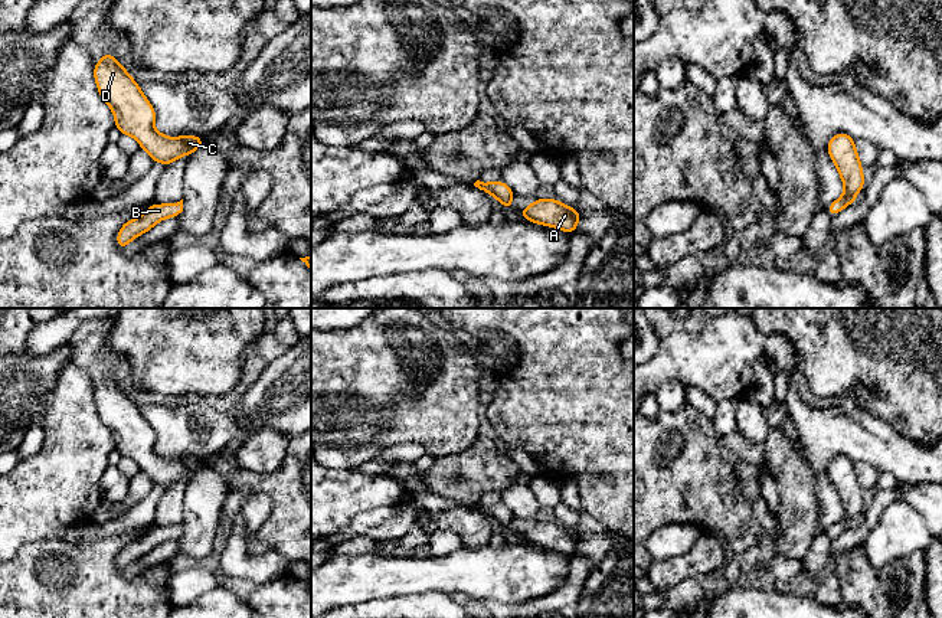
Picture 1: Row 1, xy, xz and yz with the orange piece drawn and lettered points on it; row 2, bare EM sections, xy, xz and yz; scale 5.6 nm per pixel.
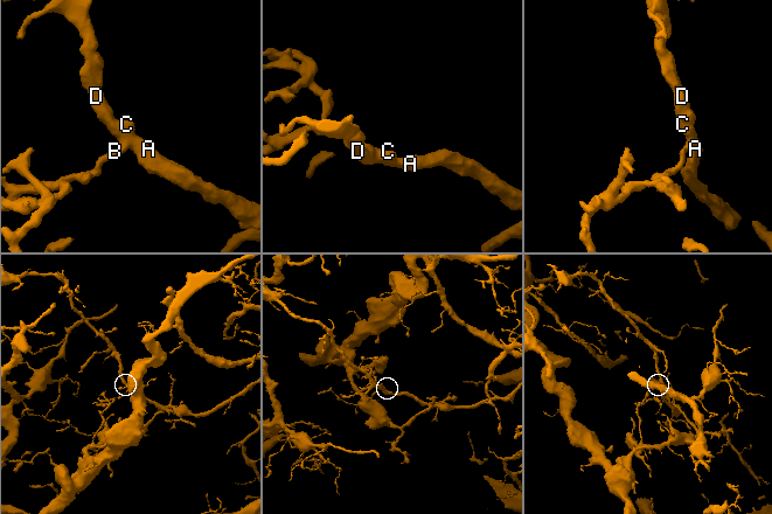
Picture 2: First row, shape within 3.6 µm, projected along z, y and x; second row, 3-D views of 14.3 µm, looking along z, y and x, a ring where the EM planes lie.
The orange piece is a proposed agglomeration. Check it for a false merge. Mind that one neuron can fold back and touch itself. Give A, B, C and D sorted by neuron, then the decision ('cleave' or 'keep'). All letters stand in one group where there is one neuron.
groups A C D / B; cleave

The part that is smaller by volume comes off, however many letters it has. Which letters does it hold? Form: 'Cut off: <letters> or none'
Cut off: A, C, D

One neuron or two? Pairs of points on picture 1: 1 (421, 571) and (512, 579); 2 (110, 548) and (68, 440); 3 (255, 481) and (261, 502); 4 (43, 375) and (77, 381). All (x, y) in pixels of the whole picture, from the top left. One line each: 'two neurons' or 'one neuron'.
1: one neuron
2: two neurons
3: two neurons
4: two neurons

